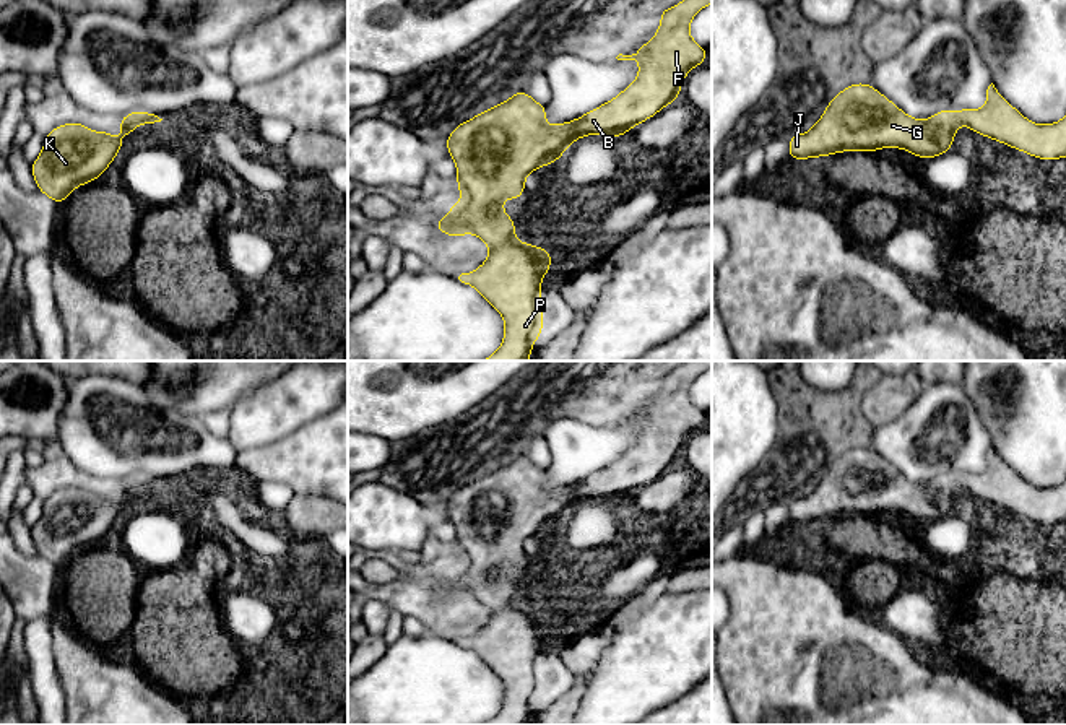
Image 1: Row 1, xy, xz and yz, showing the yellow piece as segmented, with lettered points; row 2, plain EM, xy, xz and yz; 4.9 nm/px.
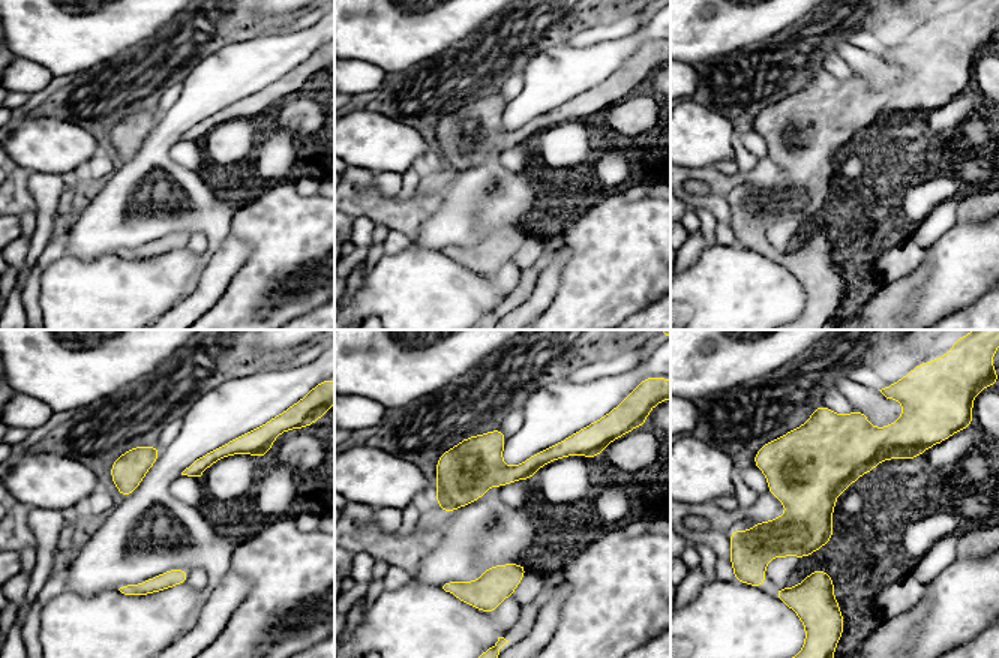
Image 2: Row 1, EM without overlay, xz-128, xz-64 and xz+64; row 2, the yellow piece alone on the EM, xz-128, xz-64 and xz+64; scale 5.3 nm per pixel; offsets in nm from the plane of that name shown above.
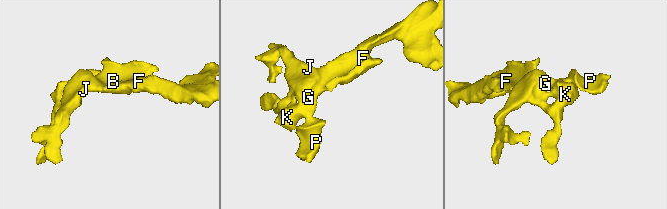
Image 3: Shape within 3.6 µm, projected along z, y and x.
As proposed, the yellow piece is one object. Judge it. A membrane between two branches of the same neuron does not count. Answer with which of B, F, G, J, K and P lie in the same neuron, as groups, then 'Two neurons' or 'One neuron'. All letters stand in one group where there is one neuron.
Groups: B F G J K P. One neuron

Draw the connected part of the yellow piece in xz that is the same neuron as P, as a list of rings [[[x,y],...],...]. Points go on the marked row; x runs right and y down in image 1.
[[[682,0],[663,8],[655,36],[632,55],[619,54],[618,60],[637,60],[637,78],[611,101],[588,111],[575,120],[548,125],[546,104],[536,102],[526,91],[517,91],[505,102],[457,125],[445,146],[457,166],[460,202],[448,208],[445,218],[434,221],[442,234],[453,239],[474,234],[488,244],[488,260],[458,280],[473,286],[504,319],[504,338],[496,353],[481,361],[528,361],[538,336],[543,333],[541,281],[552,265],[552,255],[541,245],[530,245],[515,237],[515,221],[502,205],[504,198],[517,200],[525,193],[525,179],[543,166],[557,163],[564,151],[588,135],[624,137],[635,125],[652,119],[663,107],[679,99],[687,73],[707,60],[707,49],[689,33],[692,18],[712,0]]]

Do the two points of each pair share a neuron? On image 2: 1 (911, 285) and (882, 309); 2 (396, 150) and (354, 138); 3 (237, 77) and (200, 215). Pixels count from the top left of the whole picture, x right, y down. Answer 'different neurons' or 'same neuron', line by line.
1: same neuron
2: same neuron
3: same neuron

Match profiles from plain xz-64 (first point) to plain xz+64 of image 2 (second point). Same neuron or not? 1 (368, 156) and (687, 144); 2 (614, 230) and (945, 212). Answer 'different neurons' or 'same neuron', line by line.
1: same neuron
2: different neurons

